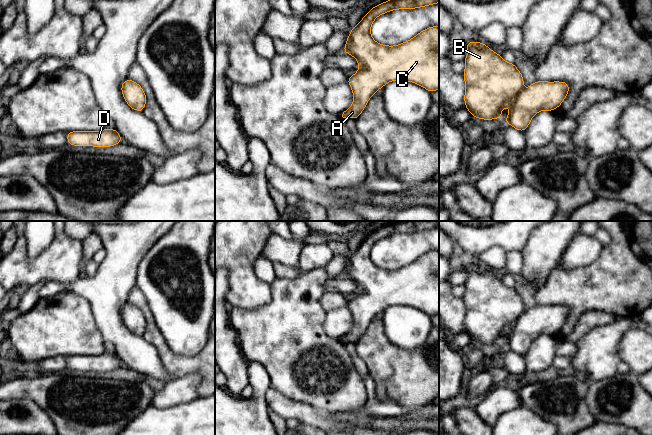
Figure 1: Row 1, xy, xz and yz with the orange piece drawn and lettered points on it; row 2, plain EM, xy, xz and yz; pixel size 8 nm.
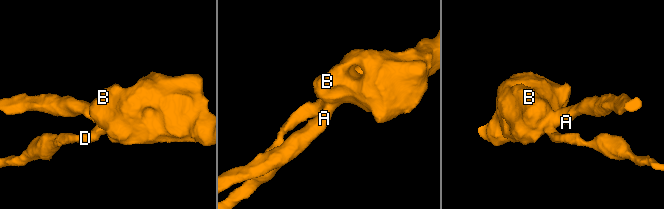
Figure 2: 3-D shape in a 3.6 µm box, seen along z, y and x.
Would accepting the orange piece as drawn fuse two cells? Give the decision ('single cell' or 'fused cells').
single cell

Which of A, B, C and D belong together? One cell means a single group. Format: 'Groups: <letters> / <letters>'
Groups: A B C D

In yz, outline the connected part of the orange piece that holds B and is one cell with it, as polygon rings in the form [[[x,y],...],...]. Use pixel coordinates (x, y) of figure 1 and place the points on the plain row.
[[[474,264],[465,268],[467,281],[464,283],[465,304],[464,326],[466,333],[474,342],[483,344],[502,343],[501,335],[508,330],[509,337],[505,347],[524,356],[534,339],[541,334],[554,335],[569,317],[569,307],[560,305],[535,305],[526,314],[523,313],[522,297],[514,287],[506,286],[502,280],[492,275],[486,268]]]

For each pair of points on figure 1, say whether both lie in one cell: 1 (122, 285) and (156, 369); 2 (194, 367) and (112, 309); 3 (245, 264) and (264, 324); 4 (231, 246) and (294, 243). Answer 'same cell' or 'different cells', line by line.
1: same cell
2: different cells
3: different cells
4: different cells

